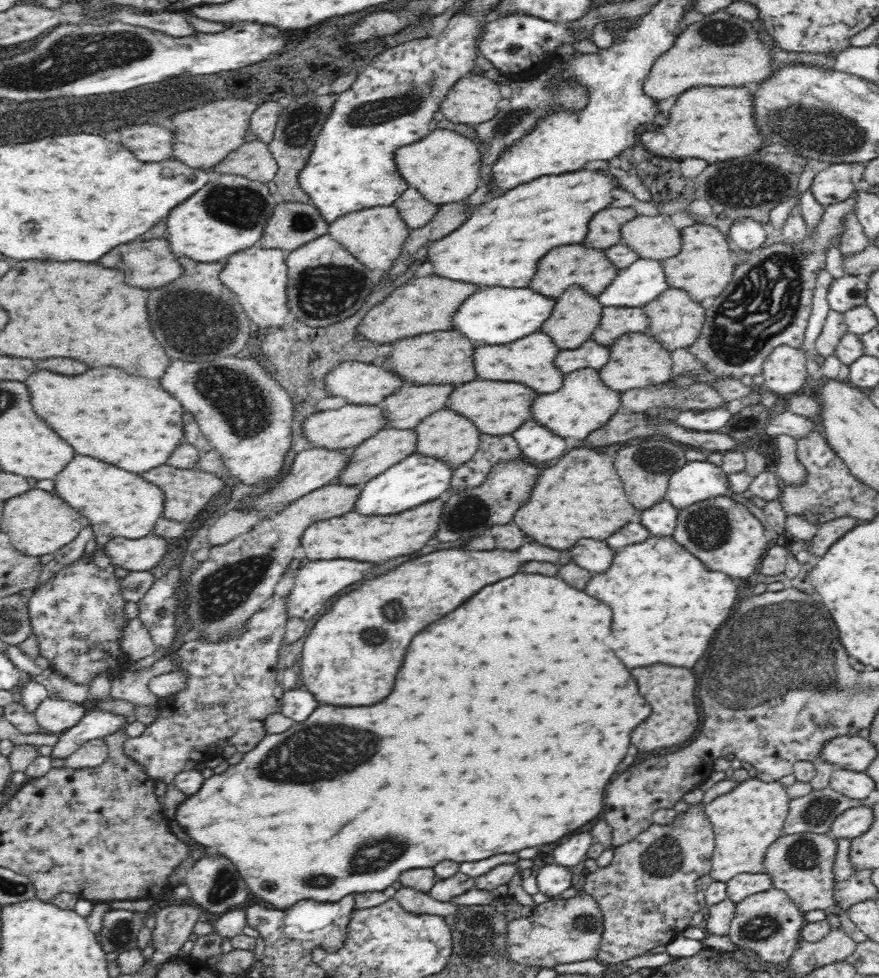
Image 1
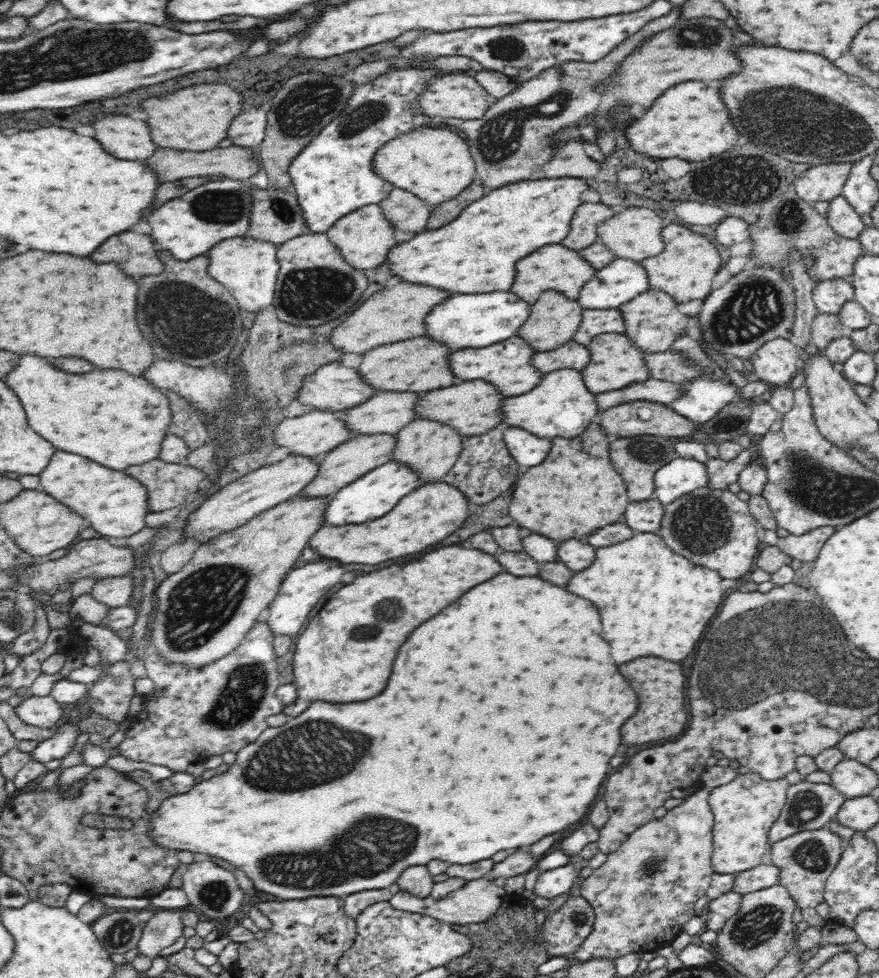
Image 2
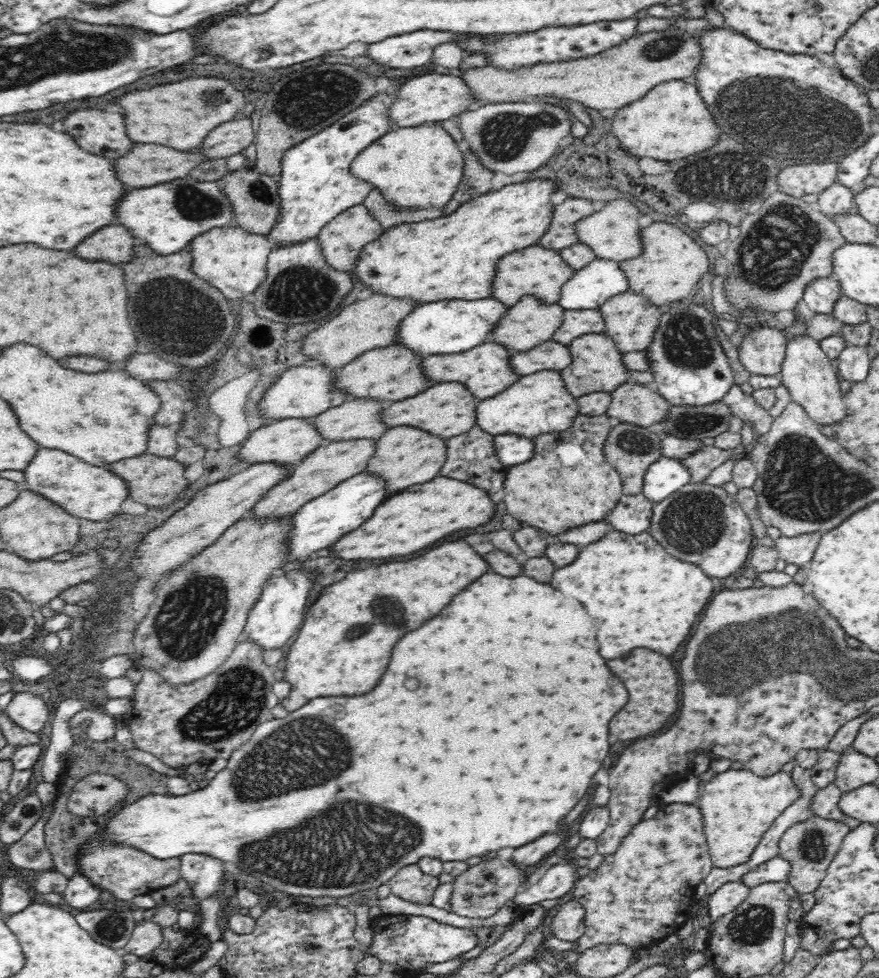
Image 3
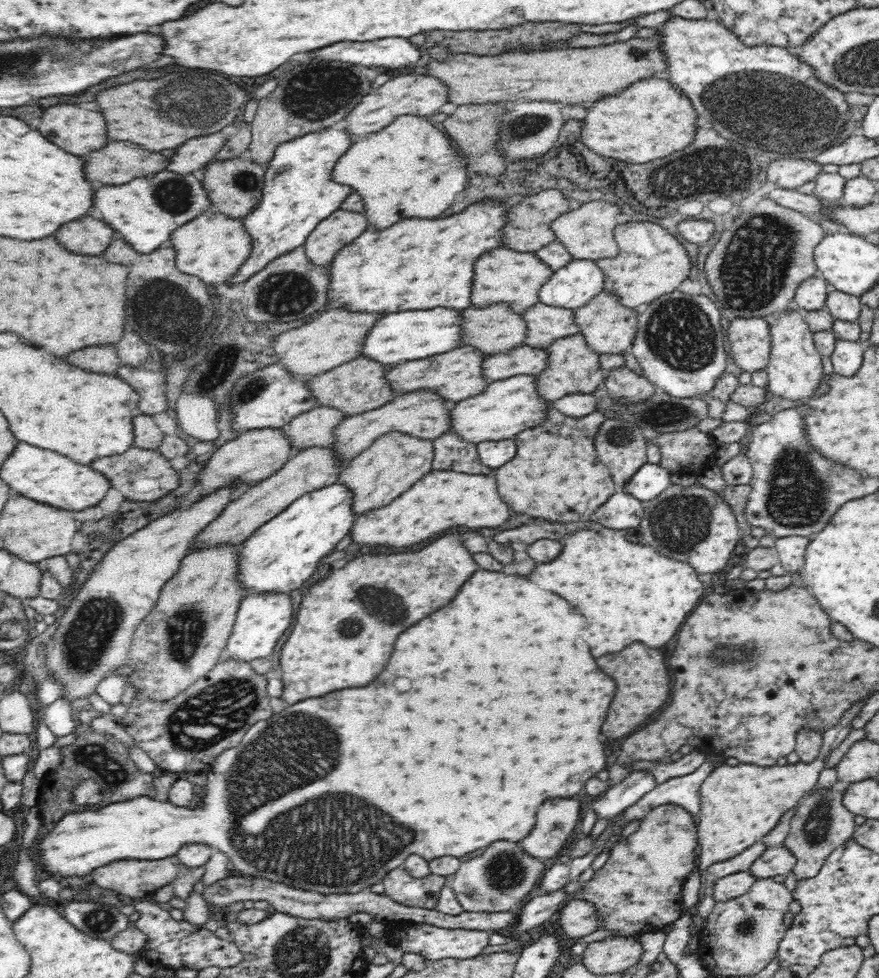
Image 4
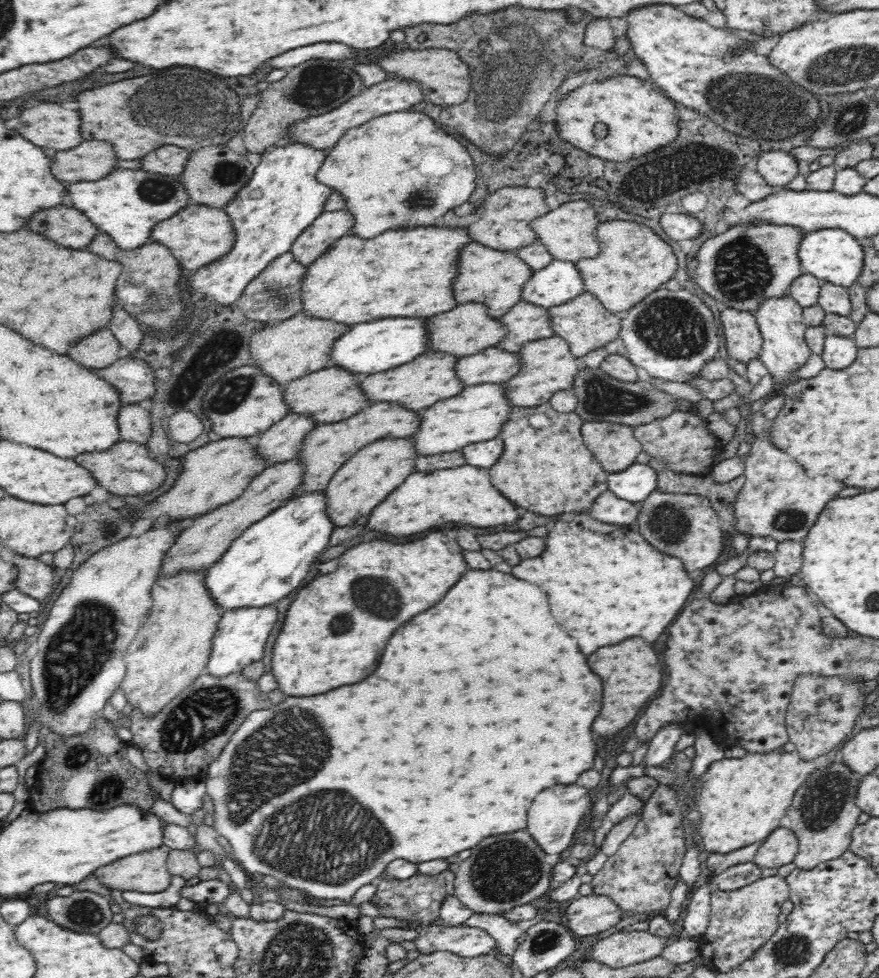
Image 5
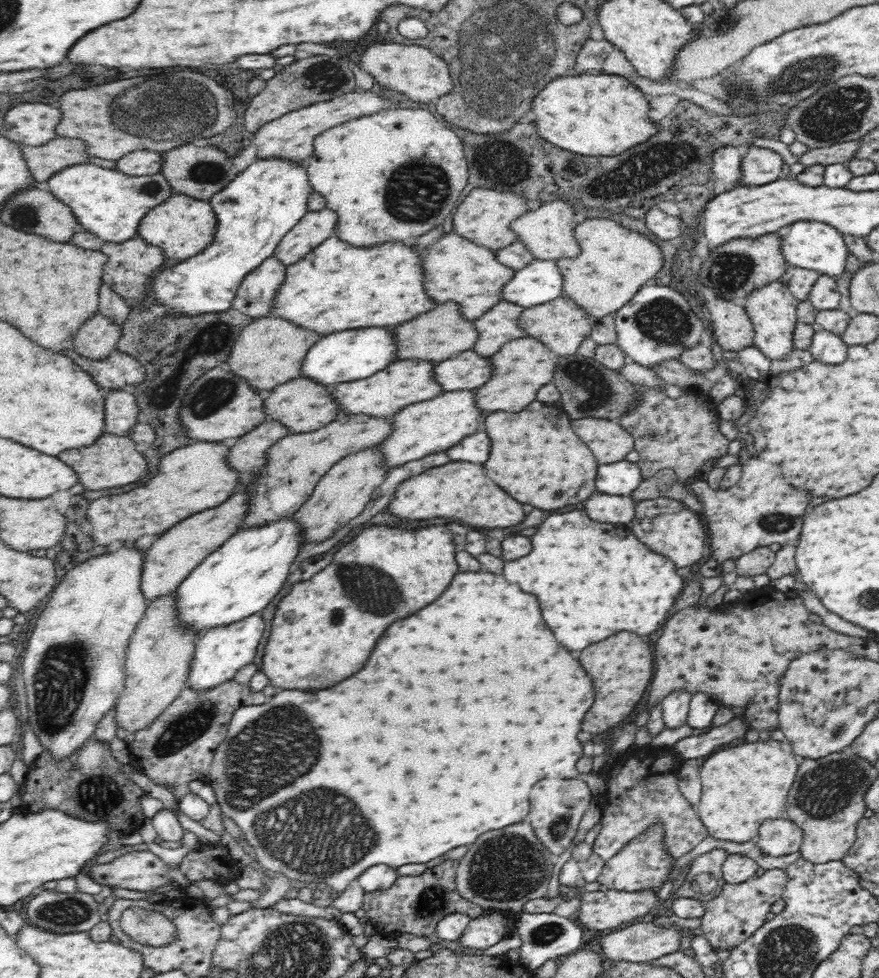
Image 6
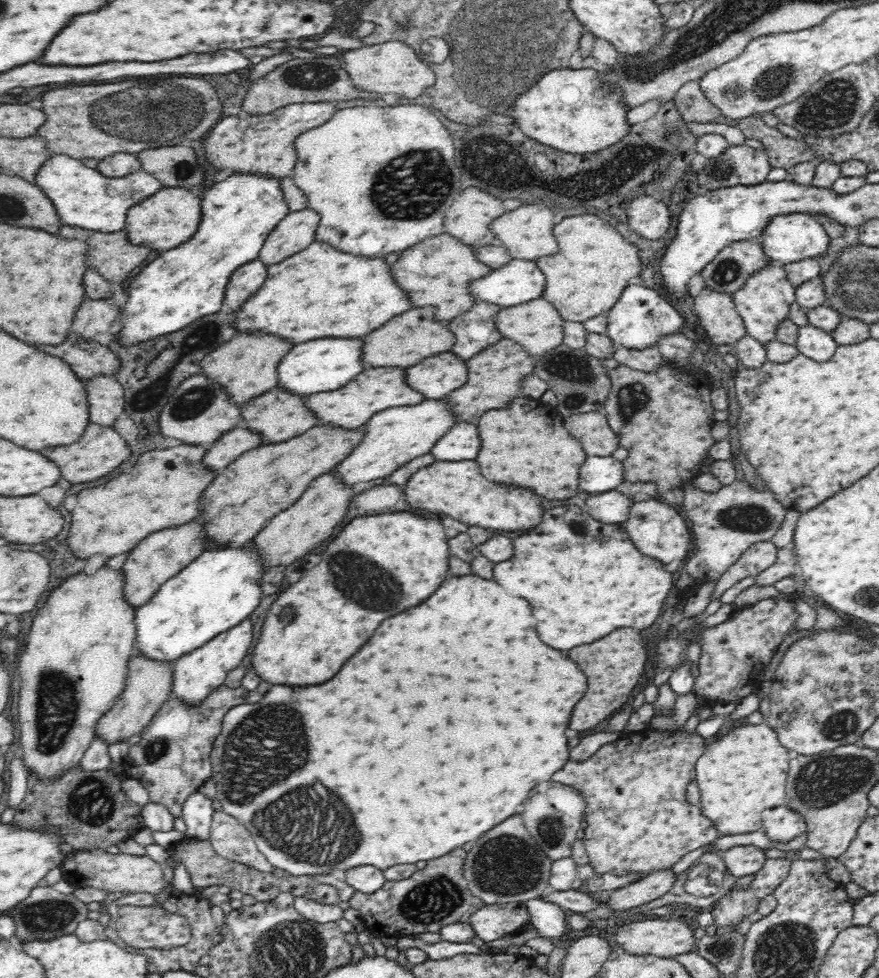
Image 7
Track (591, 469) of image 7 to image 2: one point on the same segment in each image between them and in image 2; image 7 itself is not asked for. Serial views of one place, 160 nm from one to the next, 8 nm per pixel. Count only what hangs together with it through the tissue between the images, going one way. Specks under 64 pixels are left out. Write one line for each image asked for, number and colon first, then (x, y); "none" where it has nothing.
2: (683, 475)
3: (665, 476)
4: (652, 479)
5: (634, 484)
6: (622, 478)

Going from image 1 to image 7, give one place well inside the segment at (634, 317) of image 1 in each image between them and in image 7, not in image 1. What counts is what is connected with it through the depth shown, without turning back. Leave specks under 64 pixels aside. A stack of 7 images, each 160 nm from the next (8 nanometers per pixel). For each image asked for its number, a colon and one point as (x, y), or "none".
2: (595, 322)
3: (577, 323)
4: (546, 324)
5: (525, 322)
6: (500, 325)
7: (475, 330)

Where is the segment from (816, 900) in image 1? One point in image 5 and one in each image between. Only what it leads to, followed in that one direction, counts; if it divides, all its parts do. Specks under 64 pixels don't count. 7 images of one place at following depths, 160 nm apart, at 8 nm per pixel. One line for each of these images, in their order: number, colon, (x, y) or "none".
2: (804, 860)
3: (810, 846)
4: (822, 822)
5: (823, 815)

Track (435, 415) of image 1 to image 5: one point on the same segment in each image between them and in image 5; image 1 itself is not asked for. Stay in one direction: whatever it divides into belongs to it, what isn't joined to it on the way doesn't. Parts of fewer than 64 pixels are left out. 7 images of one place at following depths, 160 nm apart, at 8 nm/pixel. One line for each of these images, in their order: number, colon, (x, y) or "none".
2: (431, 448)
3: (405, 455)
4: (394, 462)
5: (360, 484)

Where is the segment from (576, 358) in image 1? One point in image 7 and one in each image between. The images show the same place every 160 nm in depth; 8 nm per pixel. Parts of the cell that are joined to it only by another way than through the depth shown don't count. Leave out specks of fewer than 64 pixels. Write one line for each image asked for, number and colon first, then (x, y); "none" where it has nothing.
2: (574, 355)
3: (550, 356)
4: (521, 360)
5: (493, 365)
6: (467, 370)
7: (436, 377)

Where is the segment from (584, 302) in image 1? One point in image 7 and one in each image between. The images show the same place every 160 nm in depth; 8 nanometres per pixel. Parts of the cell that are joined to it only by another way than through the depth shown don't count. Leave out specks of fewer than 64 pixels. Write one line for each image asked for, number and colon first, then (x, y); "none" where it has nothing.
2: (554, 319)
3: (526, 325)
4: (496, 329)
5: (465, 330)
6: (443, 332)
7: (405, 340)

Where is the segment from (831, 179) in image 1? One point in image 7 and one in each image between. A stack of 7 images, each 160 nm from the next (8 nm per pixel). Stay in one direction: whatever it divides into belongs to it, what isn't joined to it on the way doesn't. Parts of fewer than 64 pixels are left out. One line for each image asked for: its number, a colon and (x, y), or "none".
2: (824, 182)
3: (811, 178)
4: (790, 174)
5: (778, 168)
6: (760, 166)
7: (739, 165)

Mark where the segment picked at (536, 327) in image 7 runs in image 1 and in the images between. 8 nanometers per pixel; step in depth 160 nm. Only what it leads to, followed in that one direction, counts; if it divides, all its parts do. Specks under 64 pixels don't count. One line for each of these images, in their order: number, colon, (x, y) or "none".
1: (675, 320)
2: (653, 321)
3: (631, 320)
4: (609, 327)
5: (584, 323)
6: (562, 324)

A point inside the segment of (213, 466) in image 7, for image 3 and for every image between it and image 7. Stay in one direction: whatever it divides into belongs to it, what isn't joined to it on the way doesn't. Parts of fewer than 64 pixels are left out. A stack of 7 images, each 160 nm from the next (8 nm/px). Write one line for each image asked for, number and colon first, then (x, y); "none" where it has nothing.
3: (358, 418)
4: (317, 427)
5: (283, 441)
6: (249, 454)

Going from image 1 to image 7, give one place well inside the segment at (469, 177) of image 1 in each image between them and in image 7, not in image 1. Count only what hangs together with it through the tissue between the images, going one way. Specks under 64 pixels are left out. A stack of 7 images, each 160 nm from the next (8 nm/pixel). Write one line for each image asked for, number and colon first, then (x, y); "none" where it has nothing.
2: (435, 164)
3: (418, 167)
4: (409, 169)
5: (398, 170)
6: (398, 173)
7: (370, 205)

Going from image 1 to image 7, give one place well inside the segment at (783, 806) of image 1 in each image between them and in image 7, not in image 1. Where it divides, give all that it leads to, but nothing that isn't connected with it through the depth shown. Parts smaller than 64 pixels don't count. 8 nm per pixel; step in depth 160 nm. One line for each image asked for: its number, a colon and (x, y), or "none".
2: (744, 810)
3: (738, 806)
4: (739, 805)
5: (741, 801)
6: (742, 786)
7: (742, 774)

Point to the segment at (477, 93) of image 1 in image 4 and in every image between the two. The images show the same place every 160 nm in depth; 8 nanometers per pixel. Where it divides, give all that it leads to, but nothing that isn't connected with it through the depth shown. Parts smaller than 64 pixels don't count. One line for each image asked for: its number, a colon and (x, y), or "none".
2: (455, 95)
3: (426, 98)
4: (423, 95)

